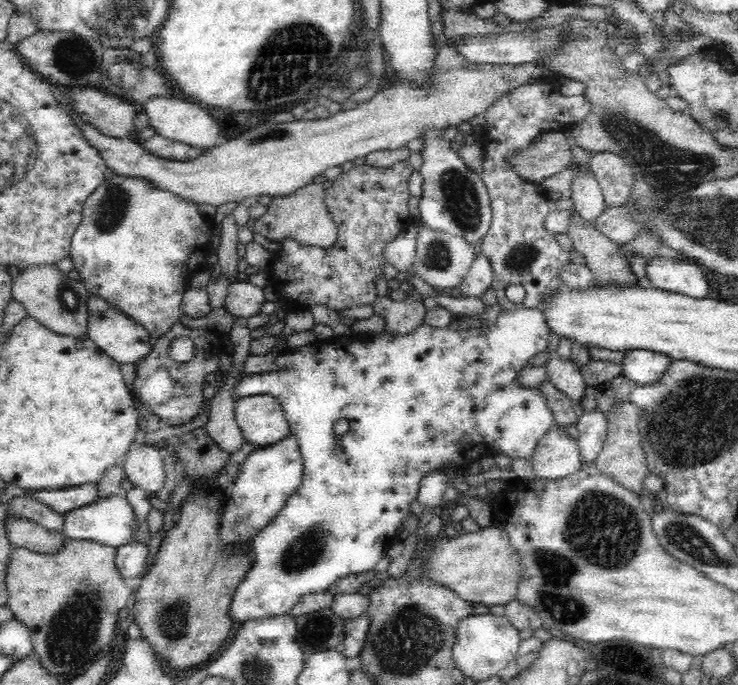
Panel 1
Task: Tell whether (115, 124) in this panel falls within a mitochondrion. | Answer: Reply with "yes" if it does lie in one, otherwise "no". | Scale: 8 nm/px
no

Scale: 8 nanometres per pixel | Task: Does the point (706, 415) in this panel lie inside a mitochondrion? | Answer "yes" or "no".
yes

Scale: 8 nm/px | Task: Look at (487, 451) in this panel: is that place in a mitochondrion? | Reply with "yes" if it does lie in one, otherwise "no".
no

